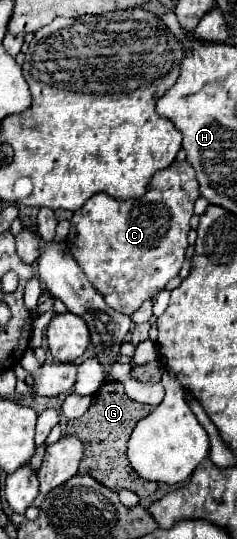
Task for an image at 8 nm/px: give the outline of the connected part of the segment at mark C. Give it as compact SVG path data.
M174 162L152 176L144 196L120 202L108 194L96 194L74 212L66 246L110 308L132 314L178 274L184 264L186 234L198 196L194 168L188 162Z

